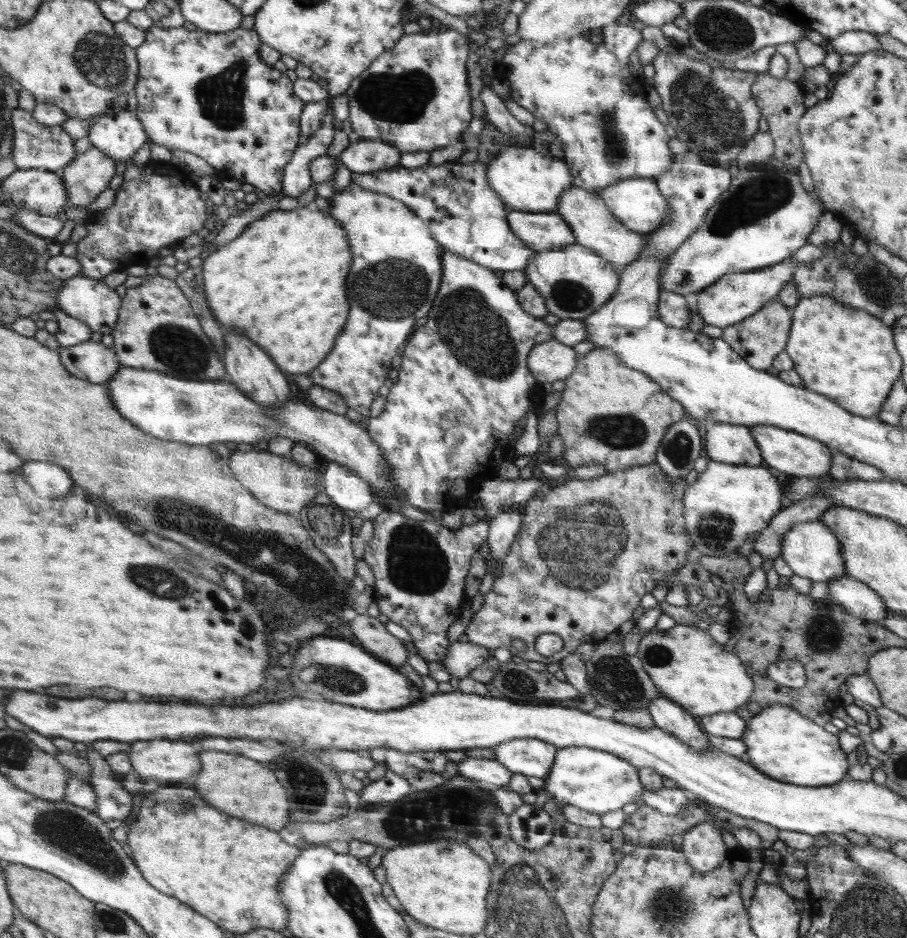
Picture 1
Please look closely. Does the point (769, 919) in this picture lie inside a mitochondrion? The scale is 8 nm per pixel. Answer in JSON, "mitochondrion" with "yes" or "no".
{"mitochondrion":"no"}

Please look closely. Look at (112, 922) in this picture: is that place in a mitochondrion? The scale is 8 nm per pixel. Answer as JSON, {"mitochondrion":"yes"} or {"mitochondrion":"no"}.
{"mitochondrion":"yes"}

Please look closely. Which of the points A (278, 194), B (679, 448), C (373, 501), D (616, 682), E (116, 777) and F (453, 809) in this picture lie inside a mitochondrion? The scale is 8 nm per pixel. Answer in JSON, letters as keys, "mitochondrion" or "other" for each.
{"A":"other","B":"mitochondrion","C":"other","D":"mitochondrion","E":"other","F":"mitochondrion"}

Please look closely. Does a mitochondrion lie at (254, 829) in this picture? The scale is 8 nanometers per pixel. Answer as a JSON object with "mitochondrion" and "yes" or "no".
{"mitochondrion":"no"}

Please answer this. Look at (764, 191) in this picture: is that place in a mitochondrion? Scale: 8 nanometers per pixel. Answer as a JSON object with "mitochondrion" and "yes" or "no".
{"mitochondrion":"yes"}

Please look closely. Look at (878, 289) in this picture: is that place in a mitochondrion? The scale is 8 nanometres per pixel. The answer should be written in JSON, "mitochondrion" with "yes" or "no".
{"mitochondrion":"yes"}

